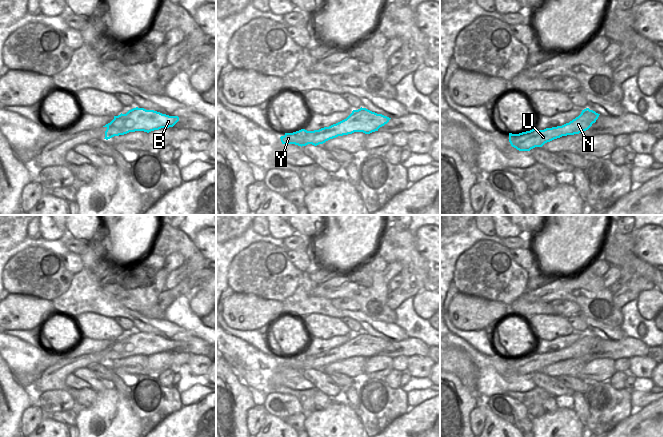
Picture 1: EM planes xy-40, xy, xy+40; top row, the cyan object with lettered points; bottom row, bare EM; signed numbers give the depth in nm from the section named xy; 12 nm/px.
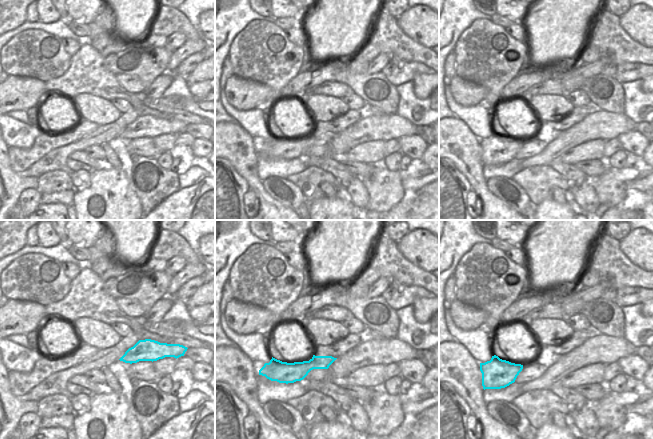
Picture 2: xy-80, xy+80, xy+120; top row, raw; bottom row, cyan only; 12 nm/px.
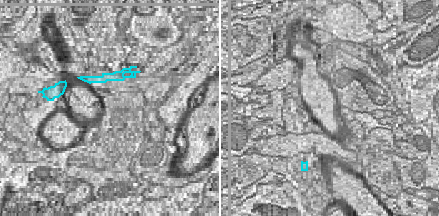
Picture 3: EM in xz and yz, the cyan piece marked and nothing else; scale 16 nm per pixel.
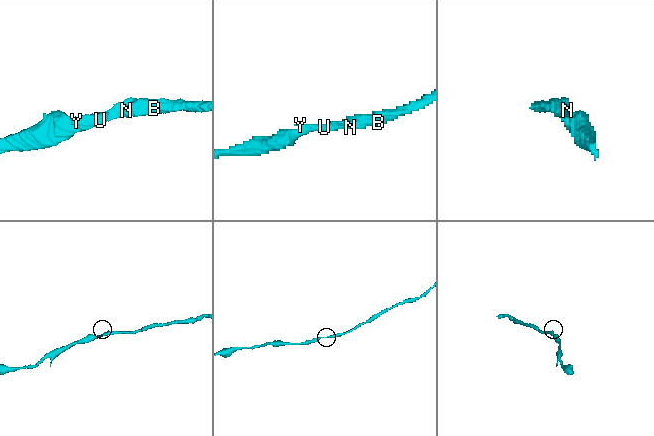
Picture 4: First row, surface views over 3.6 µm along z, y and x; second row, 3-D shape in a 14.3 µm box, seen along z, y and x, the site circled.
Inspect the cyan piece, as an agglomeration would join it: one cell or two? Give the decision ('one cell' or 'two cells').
one cell

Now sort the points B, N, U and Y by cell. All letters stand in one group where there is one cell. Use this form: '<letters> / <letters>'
B N U Y

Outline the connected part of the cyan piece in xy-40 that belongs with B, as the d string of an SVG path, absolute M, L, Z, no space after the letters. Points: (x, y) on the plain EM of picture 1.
M133 332L126 338L114 340L114 343L103 351L106 351L106 364L129 356L151 356L161 352L173 351L179 345L178 340L169 340L154 334Z

